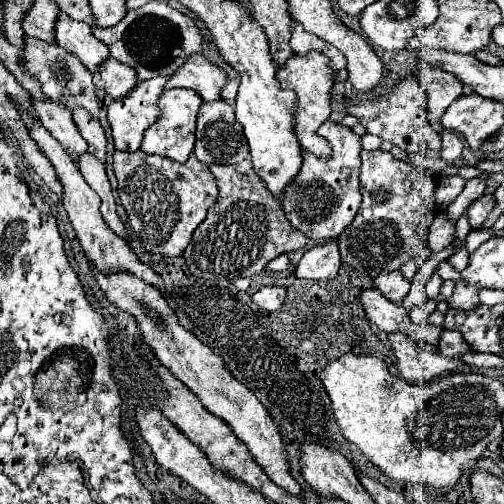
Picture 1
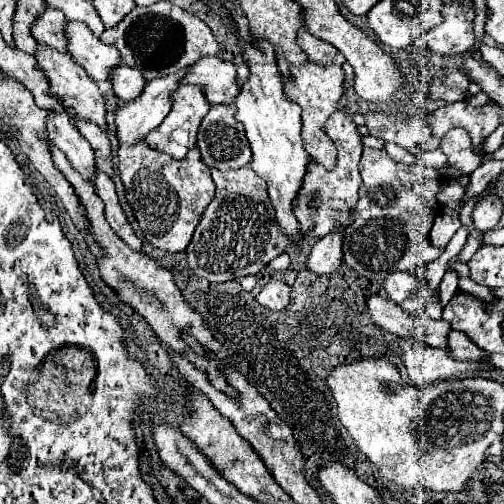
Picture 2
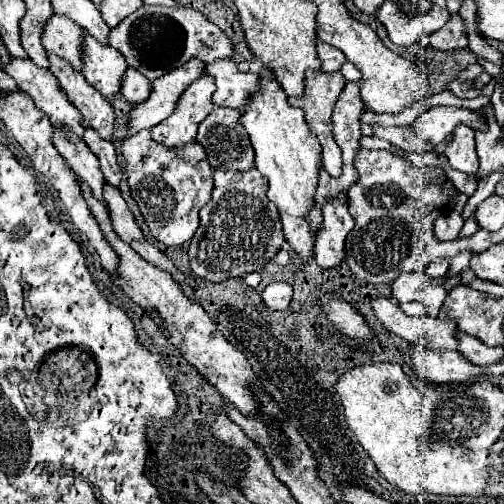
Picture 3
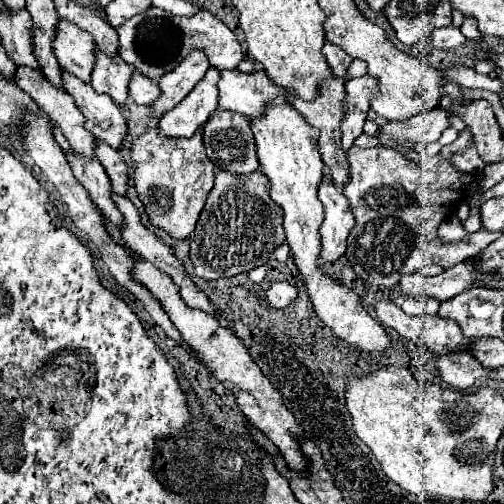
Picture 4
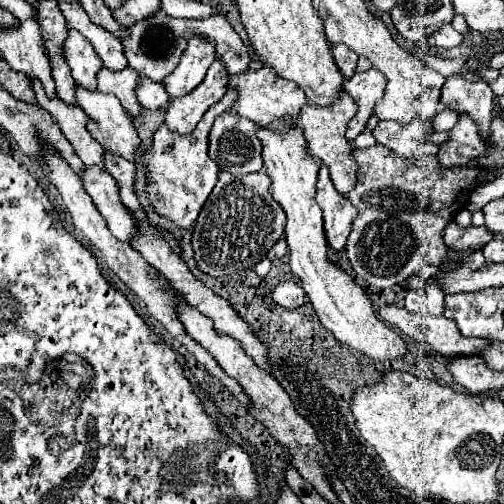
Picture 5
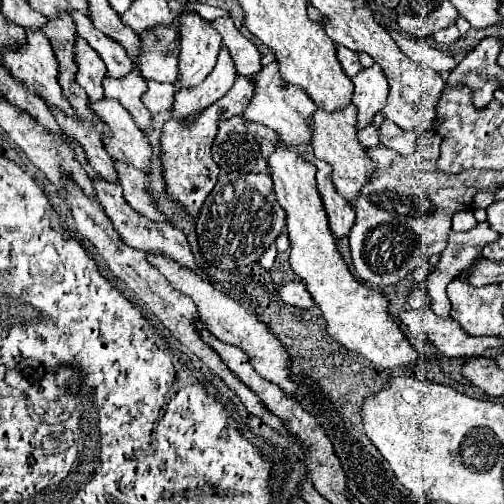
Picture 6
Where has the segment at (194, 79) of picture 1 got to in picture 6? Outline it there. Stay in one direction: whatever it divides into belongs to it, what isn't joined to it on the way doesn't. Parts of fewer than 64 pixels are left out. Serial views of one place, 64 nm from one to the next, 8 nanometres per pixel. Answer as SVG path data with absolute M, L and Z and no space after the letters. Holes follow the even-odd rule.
M276 62L268 64L260 72L252 74L252 82L254 82L254 96L248 102L242 116L250 122L260 122L260 124L272 128L280 136L280 140L286 142L288 146L310 144L312 132L310 132L310 126L306 124L306 118L314 114L316 104L308 98L308 94L302 88L288 86L288 82L284 82L280 78Z

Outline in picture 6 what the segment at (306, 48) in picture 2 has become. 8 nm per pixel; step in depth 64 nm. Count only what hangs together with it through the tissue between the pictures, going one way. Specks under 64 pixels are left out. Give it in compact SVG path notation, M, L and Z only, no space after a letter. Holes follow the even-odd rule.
M338 46L336 52L338 52L338 54L336 54L336 56L338 56L338 62L342 64L342 70L346 72L348 78L356 76L356 74L362 70L362 64L360 64L356 52L352 52L352 50L344 48L344 46Z

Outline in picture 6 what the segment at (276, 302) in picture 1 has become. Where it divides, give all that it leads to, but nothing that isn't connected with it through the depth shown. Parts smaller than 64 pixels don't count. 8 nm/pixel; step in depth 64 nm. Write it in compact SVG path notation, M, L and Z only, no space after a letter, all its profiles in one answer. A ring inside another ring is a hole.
M286 282L286 284L282 284L278 288L278 296L288 306L296 306L296 308L312 308L314 306L304 282Z

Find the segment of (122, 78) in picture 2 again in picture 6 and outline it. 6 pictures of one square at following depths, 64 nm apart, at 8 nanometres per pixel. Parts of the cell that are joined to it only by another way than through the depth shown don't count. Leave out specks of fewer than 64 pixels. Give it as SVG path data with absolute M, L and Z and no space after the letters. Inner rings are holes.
M148 80L146 82L148 88L142 96L142 102L144 106L156 114L156 112L164 112L164 110L170 110L172 108L172 102L174 102L174 92L176 88L172 84L160 84L160 82L154 82L154 80Z

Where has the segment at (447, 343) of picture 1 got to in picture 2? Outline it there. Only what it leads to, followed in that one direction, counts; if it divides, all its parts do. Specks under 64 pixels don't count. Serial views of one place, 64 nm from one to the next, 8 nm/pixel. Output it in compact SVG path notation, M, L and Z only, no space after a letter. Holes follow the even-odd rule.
M456 330L448 334L448 352L456 356L456 360L468 360L468 362L480 362L482 356L486 354L484 350L476 348L476 344L472 344L472 340L464 336L464 332L456 332Z

